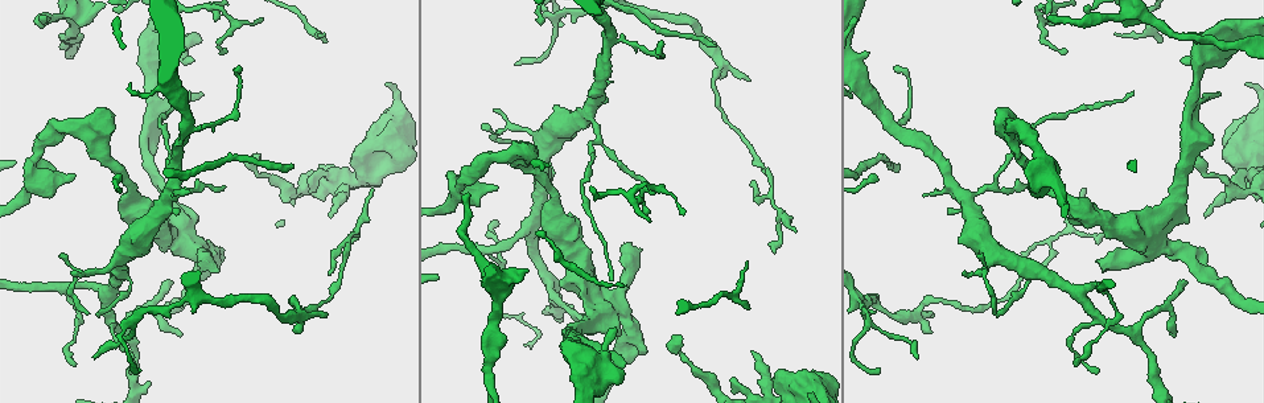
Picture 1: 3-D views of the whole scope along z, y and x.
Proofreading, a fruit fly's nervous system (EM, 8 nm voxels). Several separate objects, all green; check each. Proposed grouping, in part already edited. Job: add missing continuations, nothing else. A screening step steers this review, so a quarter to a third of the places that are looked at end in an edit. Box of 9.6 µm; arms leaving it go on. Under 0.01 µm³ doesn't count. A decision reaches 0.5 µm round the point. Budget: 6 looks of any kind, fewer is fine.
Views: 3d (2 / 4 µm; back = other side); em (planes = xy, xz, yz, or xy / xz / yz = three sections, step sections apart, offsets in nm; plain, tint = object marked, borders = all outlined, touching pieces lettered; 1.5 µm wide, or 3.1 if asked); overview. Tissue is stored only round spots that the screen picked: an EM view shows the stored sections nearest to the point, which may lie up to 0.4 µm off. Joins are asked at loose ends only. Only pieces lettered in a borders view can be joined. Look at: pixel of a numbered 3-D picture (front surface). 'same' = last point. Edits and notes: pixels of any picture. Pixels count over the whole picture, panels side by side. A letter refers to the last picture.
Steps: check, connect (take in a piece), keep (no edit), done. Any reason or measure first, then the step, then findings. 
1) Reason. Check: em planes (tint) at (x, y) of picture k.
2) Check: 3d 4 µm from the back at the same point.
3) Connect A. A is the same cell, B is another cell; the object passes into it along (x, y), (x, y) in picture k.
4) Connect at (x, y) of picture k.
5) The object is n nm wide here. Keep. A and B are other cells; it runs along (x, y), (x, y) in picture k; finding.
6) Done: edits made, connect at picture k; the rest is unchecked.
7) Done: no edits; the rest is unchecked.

Check: 3d 4 µm at (1203, 214) of picture 1.

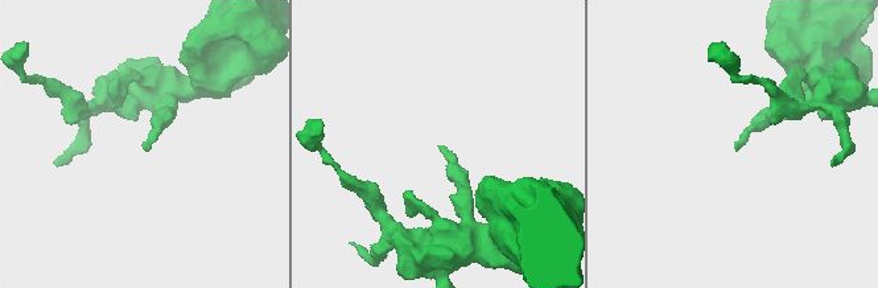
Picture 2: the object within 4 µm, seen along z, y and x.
Need the tissue. Check: em xy step 8 (borders) at (141, 145) of picture 2.

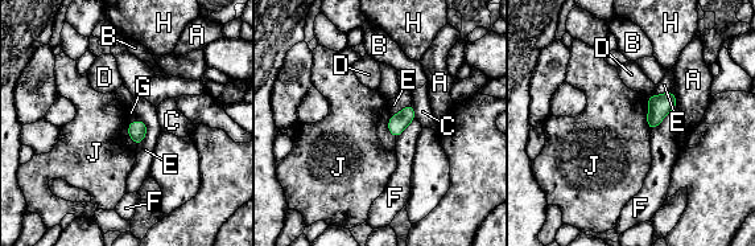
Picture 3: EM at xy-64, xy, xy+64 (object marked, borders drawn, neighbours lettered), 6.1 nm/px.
Cut it another way. Check: em planes (borders) at the same point.

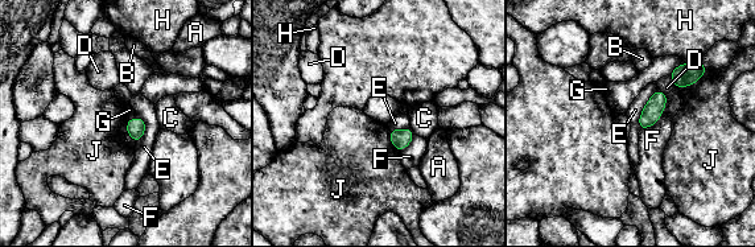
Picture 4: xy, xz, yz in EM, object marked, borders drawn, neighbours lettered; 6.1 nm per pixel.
The longest contact is with F, 280 nm. Keep. A, B, C, D, E, F, G, H and J are other cells; a border runs along (704, 74), (693, 83), (680, 89) in picture 4; none of them fits.

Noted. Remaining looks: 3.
Thin end. Check: 3d 2 µm from the back at (615, 326) of picture 1.

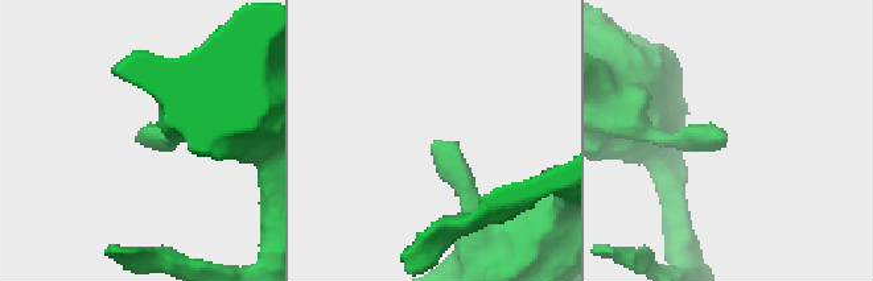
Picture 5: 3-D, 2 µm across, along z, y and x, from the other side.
Check: em planes (borders) at (722, 142) of picture 5.

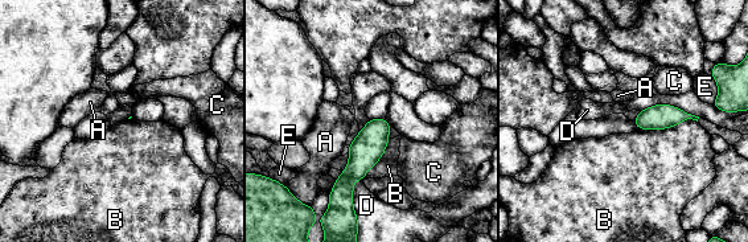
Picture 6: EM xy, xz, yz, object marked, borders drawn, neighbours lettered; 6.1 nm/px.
Keep. A, B, C, D and E are other cells; it runs along (383, 122), (348, 177), (349, 199) in picture 6; no lettered piece goes on from it.

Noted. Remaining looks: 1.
Check: em xz step 8 (borders) at (1098, 262) of picture 1.

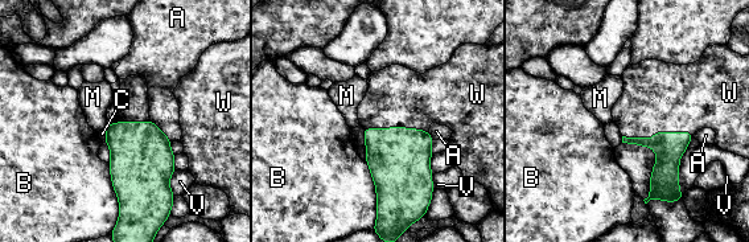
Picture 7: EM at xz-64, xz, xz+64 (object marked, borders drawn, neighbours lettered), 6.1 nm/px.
Connect W. W is the same cell, A, B, C, M and V are other cells; it goes on there.

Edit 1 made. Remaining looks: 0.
Done: edits made, connect at picture 7; the rest is unchecked.

